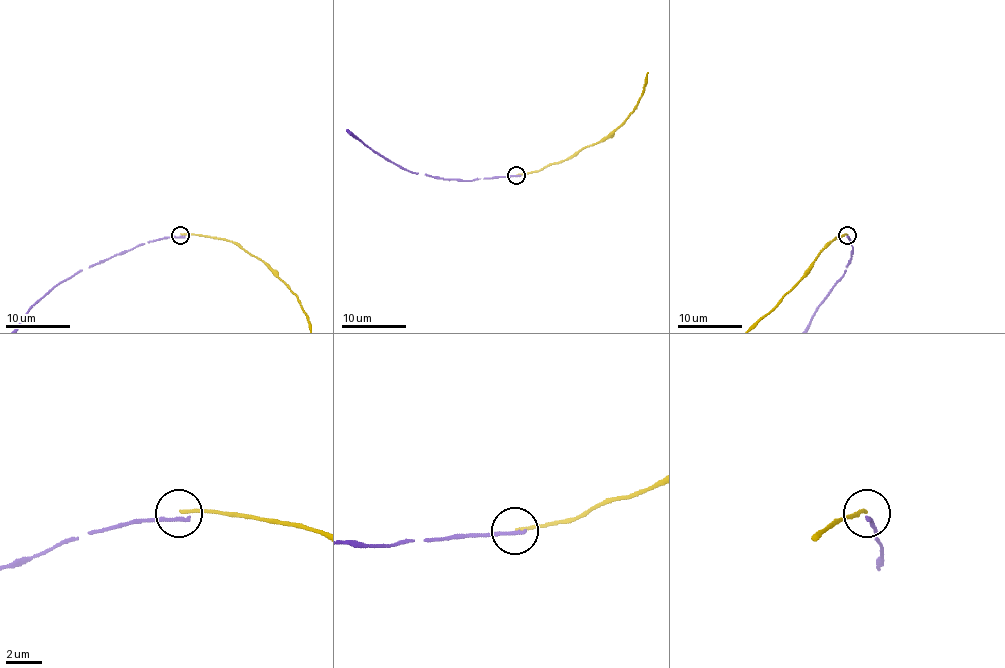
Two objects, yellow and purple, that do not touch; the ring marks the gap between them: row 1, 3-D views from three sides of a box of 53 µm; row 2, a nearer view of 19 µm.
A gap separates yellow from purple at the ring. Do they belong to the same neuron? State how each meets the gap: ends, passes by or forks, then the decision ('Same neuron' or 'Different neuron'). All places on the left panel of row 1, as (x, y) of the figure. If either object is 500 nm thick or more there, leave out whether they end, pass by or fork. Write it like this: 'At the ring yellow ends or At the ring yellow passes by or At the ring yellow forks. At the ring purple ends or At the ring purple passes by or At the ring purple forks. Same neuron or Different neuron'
At the ring yellow ends. At the ring purple ends. Different neuron

